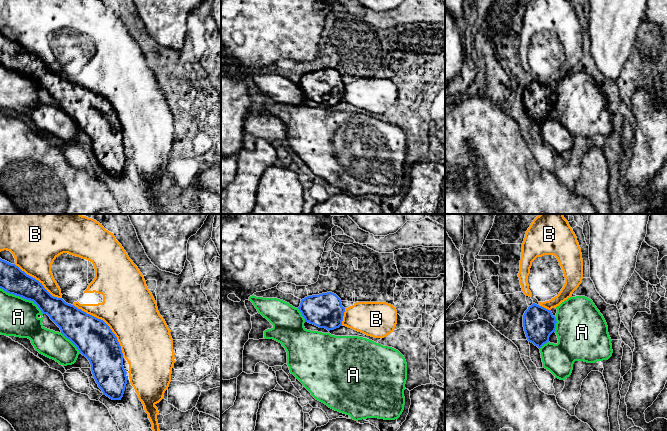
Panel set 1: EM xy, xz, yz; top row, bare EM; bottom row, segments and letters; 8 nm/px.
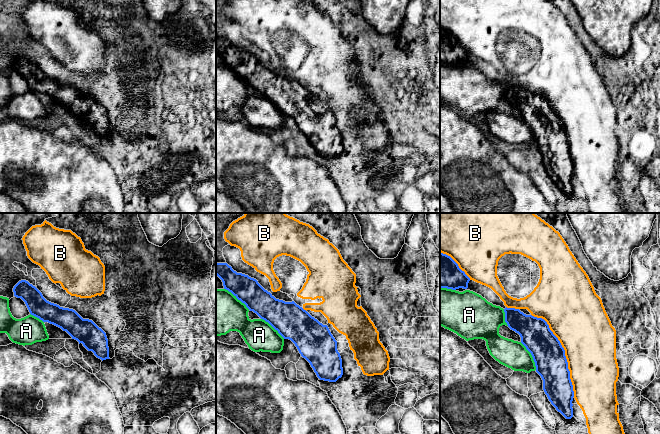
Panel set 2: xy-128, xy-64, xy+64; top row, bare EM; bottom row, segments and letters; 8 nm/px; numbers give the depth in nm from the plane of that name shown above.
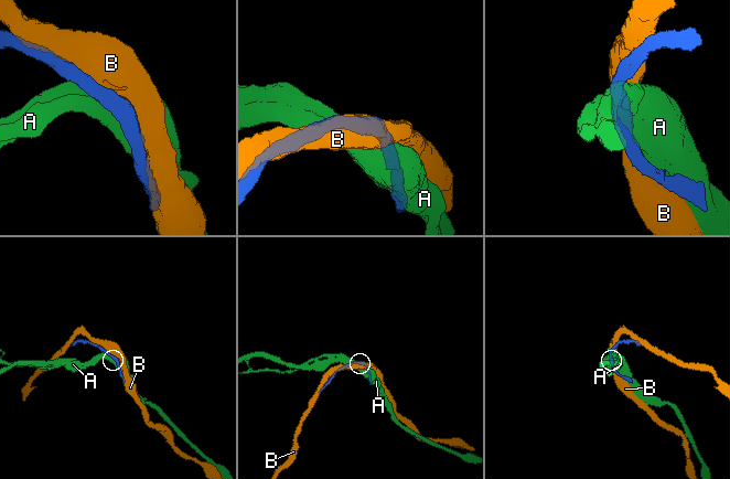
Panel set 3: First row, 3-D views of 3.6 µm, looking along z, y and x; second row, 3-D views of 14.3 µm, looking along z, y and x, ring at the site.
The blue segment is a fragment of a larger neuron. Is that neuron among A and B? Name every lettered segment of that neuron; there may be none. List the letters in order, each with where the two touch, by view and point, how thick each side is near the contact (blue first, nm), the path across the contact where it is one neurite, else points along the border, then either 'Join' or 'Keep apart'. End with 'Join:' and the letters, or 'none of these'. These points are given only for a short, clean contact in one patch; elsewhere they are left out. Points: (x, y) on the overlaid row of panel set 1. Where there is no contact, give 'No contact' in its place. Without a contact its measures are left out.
A: Touches blue at xy (22, 297). Thickness 220 nm (blue) against 300 nm. Keep apart
B: Touches blue at xy (106, 324). Thickness 320 nm (blue) against 440 nm. Join
Join: B

